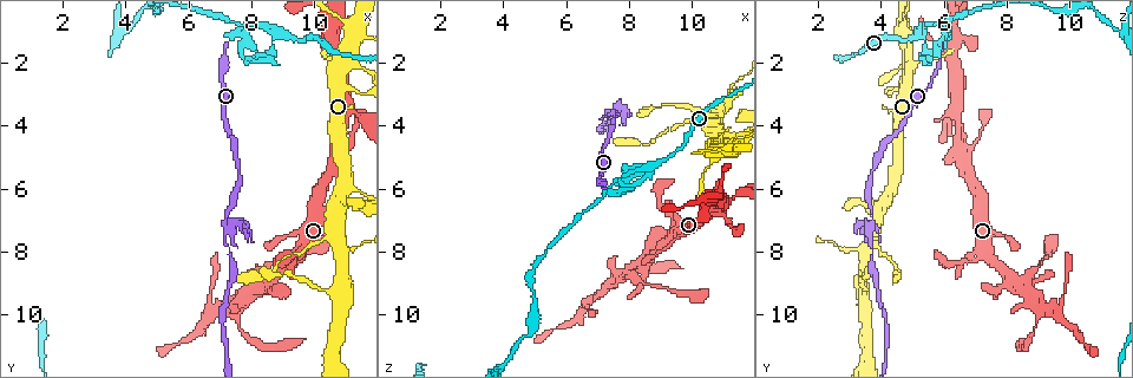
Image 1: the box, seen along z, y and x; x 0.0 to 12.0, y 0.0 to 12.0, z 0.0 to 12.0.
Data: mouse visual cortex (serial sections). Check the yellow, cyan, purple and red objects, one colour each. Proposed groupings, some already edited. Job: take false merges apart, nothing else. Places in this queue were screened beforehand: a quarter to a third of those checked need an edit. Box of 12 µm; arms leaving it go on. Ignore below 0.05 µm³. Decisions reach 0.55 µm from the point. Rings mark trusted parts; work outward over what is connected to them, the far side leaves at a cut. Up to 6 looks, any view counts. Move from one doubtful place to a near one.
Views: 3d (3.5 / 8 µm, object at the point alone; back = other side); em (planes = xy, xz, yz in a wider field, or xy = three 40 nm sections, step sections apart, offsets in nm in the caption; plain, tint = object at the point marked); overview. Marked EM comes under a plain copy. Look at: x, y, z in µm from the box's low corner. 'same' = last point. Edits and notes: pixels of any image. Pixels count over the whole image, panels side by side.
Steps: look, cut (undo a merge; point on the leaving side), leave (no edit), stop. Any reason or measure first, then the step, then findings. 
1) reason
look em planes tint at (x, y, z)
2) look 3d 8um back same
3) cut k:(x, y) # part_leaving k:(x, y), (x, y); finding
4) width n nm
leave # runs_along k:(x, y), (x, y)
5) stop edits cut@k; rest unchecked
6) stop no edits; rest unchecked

sharp bend
look 3d 3.5um at (8.7, 1.0, 5.3)

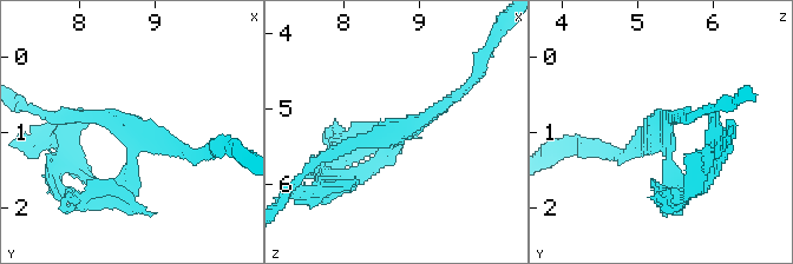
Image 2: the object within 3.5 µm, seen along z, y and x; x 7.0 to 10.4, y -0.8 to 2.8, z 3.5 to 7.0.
arms 3; arm_widths 150, 150, 200 nm; now the EM
look em xy step 1 tint at (8.85, 1.00, 5.25)

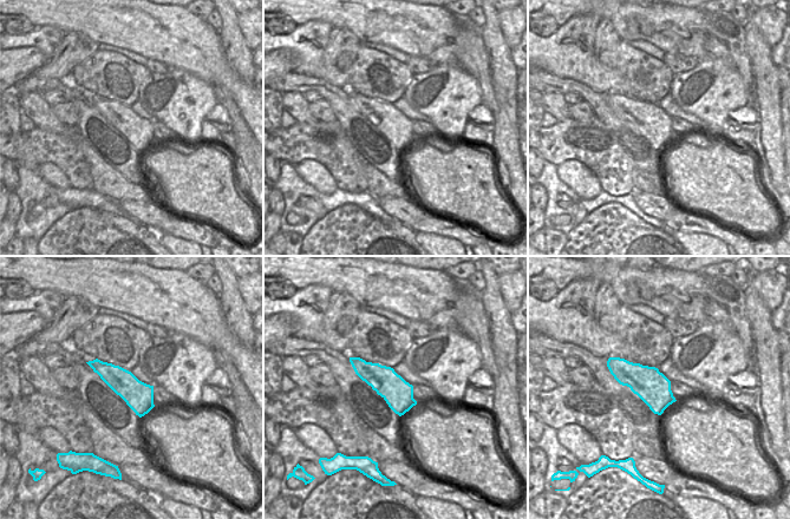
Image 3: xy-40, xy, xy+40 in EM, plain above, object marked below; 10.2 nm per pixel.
cut 2:(113, 189) # two cells meet here

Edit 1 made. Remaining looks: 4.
three-way junction
look 3d 3.5um at (10.7, 2.3, 4.9)

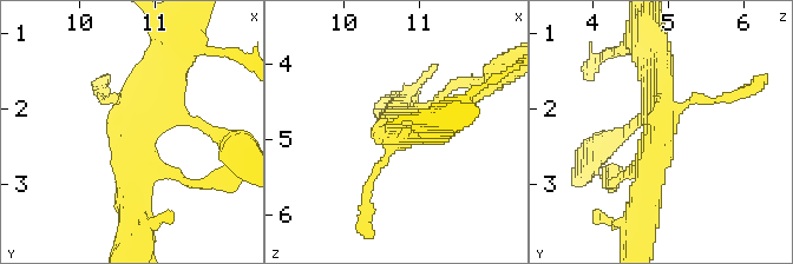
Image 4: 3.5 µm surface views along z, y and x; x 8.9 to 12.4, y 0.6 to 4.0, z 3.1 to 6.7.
shape alone is not enough
look em xy step 2 tint at (10.75, 2.25, 4.90)

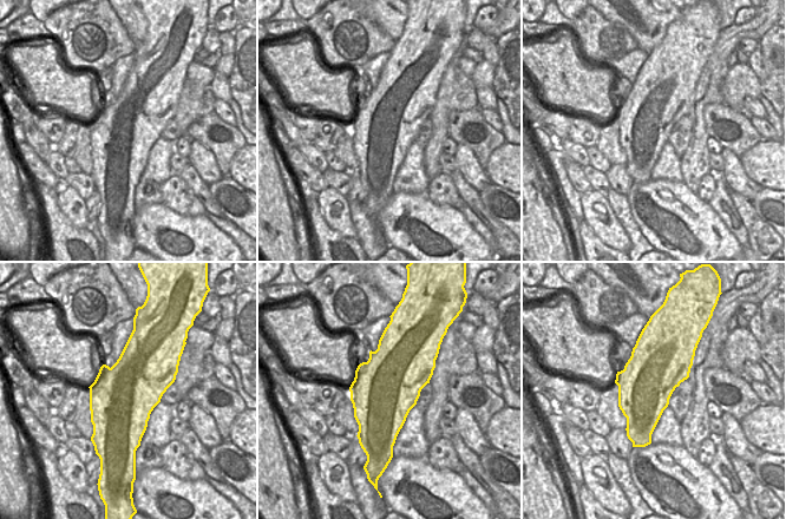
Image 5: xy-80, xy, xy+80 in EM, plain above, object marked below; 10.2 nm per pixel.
leave # runs_along 4:(133, 213), (126, 137), (174, 58); continuous, no second cell

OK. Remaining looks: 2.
look 3d 3.5um at (7.2, 7.0, 3.7)

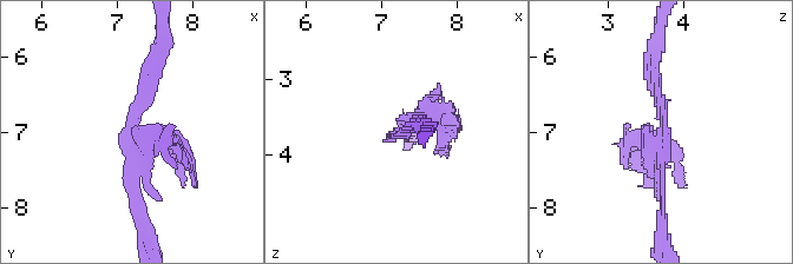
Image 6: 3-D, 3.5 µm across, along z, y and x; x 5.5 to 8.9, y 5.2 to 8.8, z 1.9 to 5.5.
now the EM
look em xy step 1 tint at (7.25, 7.05, 3.75)

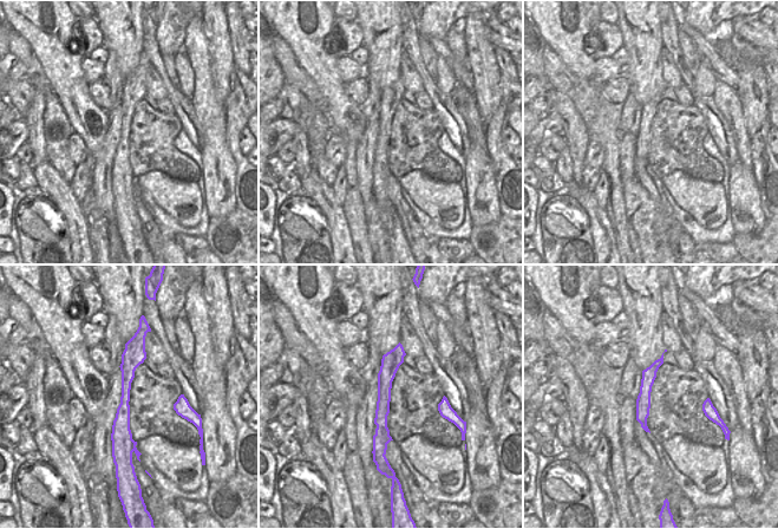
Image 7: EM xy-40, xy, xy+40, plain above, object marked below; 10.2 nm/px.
leave # runs_along 6:(155, 65), (133, 112), (141, 213); all the same cell

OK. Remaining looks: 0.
stop edits cut@2; rest unchecked

